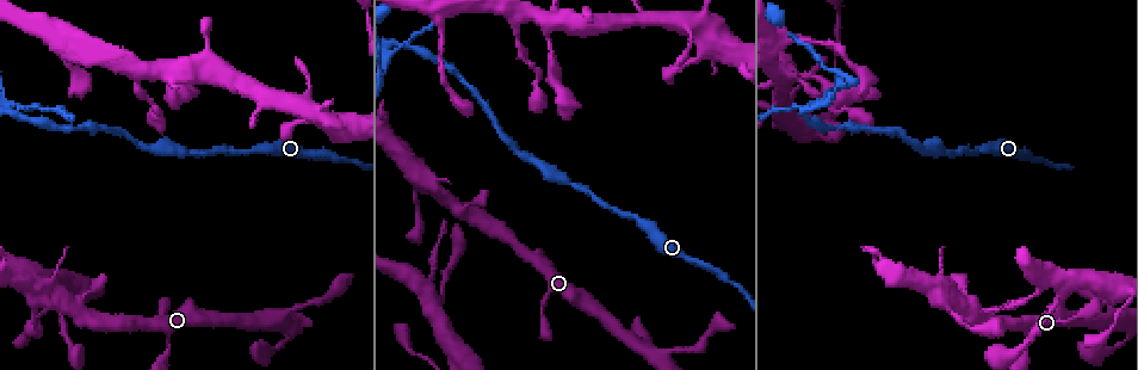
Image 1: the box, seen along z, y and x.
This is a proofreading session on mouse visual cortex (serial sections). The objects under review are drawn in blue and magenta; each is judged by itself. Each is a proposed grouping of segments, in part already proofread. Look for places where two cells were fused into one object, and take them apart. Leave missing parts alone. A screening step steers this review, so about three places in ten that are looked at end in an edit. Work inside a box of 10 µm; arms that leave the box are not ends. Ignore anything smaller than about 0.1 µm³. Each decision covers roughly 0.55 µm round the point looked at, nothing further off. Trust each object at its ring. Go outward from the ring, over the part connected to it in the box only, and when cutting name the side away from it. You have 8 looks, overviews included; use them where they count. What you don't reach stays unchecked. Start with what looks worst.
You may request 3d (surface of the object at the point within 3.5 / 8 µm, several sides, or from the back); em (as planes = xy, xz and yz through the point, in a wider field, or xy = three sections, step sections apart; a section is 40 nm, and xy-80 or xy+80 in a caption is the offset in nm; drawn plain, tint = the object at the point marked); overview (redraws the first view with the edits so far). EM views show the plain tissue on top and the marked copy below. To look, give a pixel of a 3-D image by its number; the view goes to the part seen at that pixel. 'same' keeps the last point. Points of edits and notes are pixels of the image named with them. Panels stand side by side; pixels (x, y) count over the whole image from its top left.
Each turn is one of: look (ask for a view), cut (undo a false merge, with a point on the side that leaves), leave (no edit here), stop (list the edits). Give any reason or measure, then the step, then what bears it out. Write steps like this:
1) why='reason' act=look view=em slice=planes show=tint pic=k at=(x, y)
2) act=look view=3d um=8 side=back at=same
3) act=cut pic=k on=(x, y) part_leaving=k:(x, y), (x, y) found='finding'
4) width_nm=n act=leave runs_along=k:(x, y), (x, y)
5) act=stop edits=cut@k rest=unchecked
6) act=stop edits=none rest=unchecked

why='looks like a crossing' act=look view=3d um=3.5 pic=1 at=(23, 117)

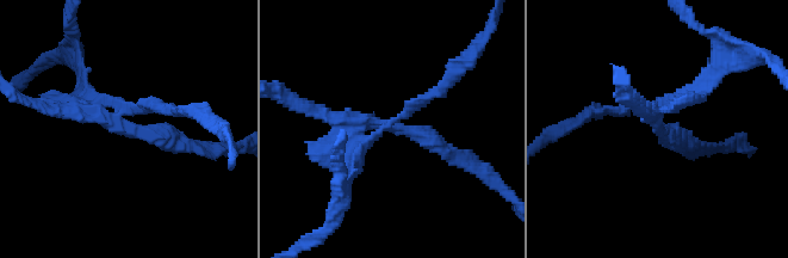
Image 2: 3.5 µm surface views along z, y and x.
arms=4 arm_widths_nm=150,150,200,200 why='need the tissue' act=look view=em slice=xy step=2 show=tint pic=2 at=(126, 125)

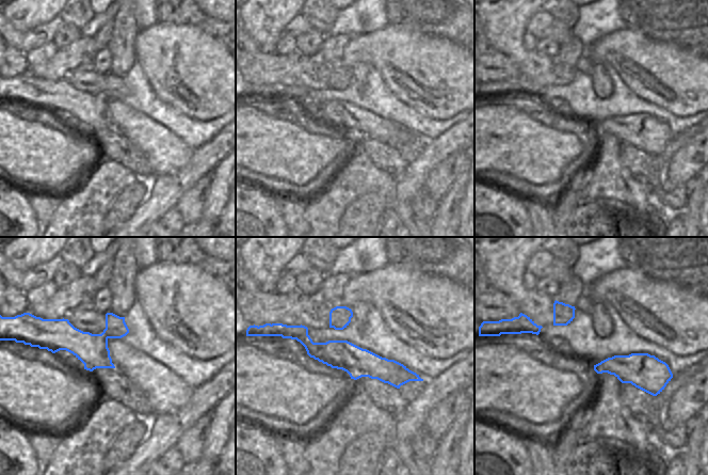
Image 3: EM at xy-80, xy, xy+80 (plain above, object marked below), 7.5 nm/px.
act=cut pic=2 on=(697, 92) part_leaving=2:(663, 106), (718, 74), (714, 34) found='two cells meet here'

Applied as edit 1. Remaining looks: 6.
why='abrupt turn' act=look view=3d um=3.5 side=back pic=1 at=(1110, 309)

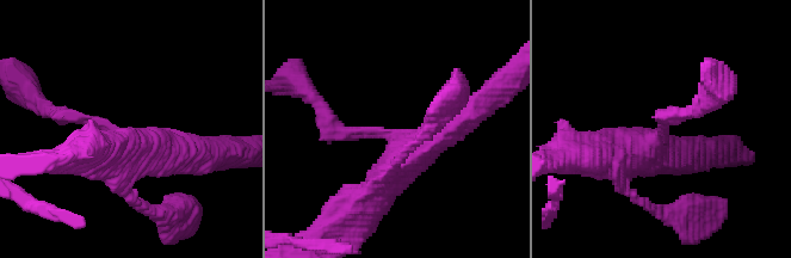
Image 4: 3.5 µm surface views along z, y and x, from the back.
arms=4 arm_widths_nm=200,350,400,450 why='now the EM' act=look view=em slice=xy step=1 show=tint pic=4 at=(380, 135)

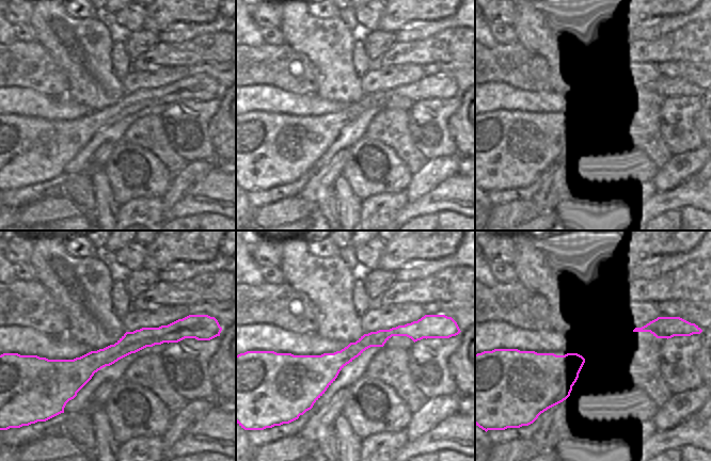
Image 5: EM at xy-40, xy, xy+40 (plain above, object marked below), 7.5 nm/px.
act=leave runs_along=5:(424, 332), (388, 333), (331, 364), (285, 359) found='one cell here'

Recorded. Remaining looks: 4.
why='sharp bend' act=look view=3d um=3.5 side=back pic=1 at=(424, 184)

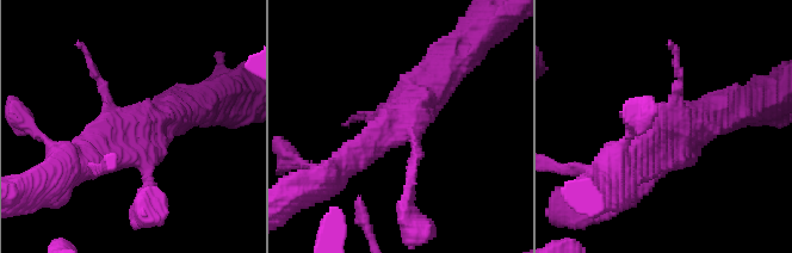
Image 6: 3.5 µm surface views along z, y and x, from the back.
why='now the EM' act=look view=em slice=xy step=1 show=tint pic=6 at=(669, 145)

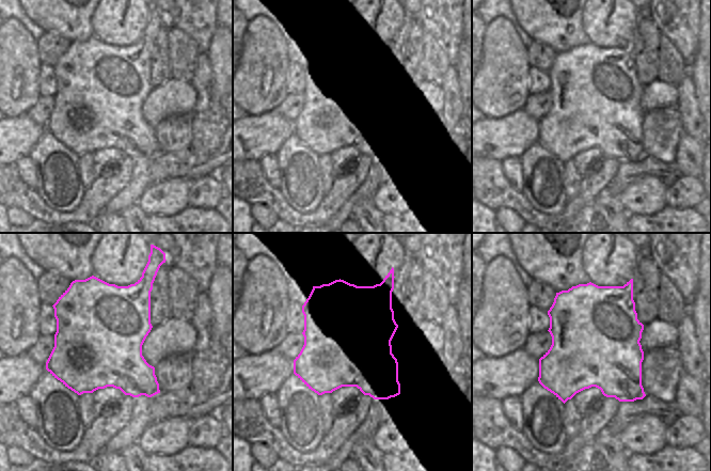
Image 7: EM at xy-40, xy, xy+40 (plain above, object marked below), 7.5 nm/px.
act=leave runs_along=6:(333, 174), (402, 119), (439, 73) found='all the same cell'

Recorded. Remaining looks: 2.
act=stop edits=cut@2 rest=unchecked

